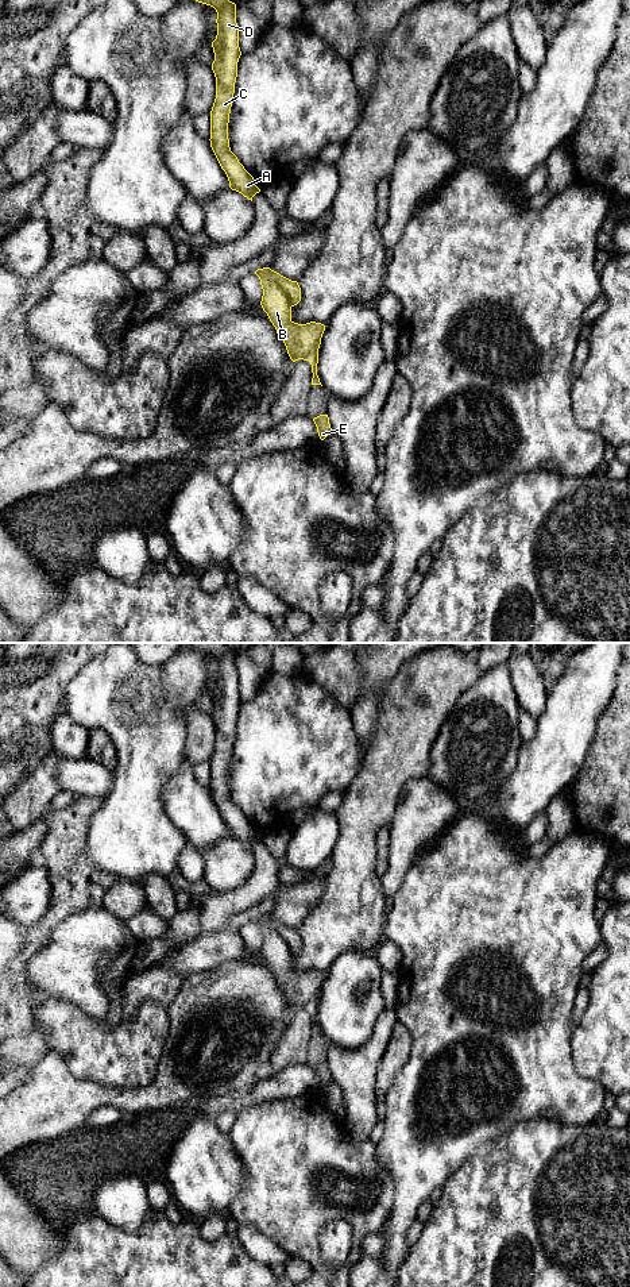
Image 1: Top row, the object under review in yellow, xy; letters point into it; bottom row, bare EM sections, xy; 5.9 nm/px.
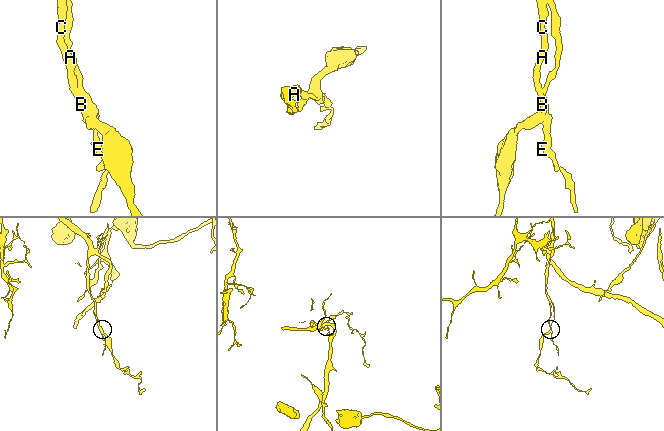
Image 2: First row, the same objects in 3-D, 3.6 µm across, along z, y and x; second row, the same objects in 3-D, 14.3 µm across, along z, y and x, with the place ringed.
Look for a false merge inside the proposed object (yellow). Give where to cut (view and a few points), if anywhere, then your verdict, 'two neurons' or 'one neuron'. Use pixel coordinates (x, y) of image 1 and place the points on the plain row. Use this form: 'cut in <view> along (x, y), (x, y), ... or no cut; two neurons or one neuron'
cut in xy along (269, 917), (270, 925), (282, 937), (292, 954); two neurons

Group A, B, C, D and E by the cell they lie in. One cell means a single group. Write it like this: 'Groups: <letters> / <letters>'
Groups: A B C D / E

